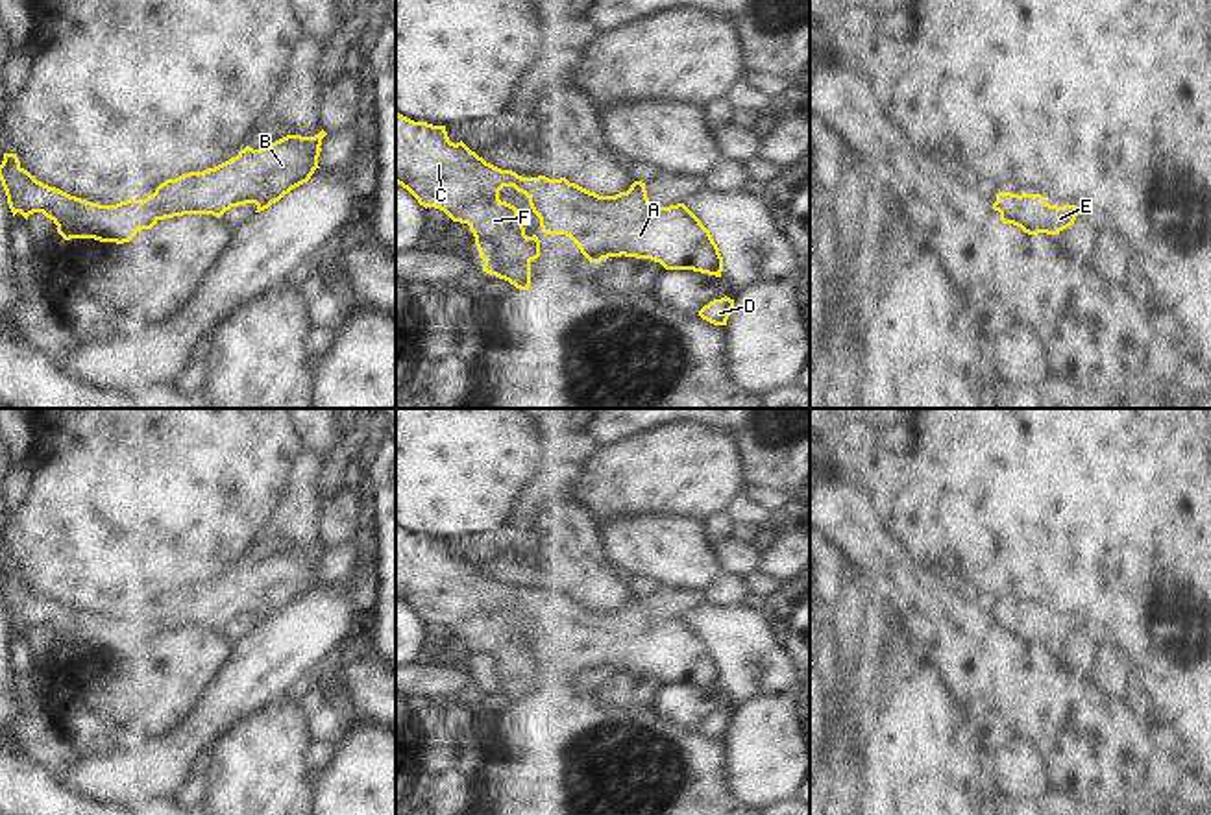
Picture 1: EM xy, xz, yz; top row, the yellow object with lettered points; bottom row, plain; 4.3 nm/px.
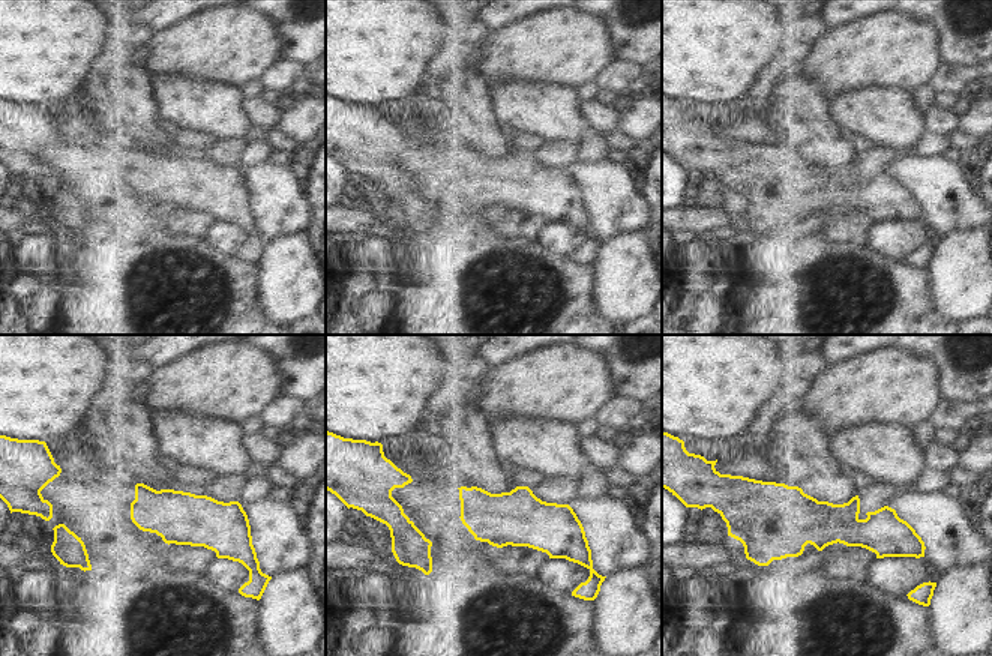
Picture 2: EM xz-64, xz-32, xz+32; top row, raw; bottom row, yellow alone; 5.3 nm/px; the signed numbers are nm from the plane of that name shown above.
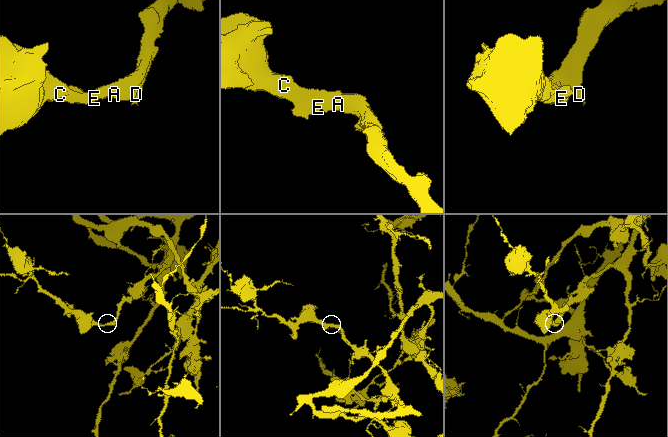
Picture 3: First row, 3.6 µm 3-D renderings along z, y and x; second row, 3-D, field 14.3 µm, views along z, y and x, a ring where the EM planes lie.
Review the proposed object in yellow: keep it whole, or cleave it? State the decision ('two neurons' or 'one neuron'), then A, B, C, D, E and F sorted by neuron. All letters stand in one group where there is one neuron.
one neuron; groups A B C D E F

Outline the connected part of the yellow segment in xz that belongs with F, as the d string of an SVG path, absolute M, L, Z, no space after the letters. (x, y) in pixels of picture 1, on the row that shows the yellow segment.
M399 113L396 183L425 209L440 209L453 222L468 224L484 261L483 272L520 290L531 286L540 240L527 237L518 209L499 200L503 187L525 194L542 231L569 237L590 262L625 255L651 259L666 270L716 277L723 272L719 248L701 220L684 203L651 203L642 181L627 192L599 196L566 177L521 177L486 163L462 140L451 142L446 126L414 122Z

